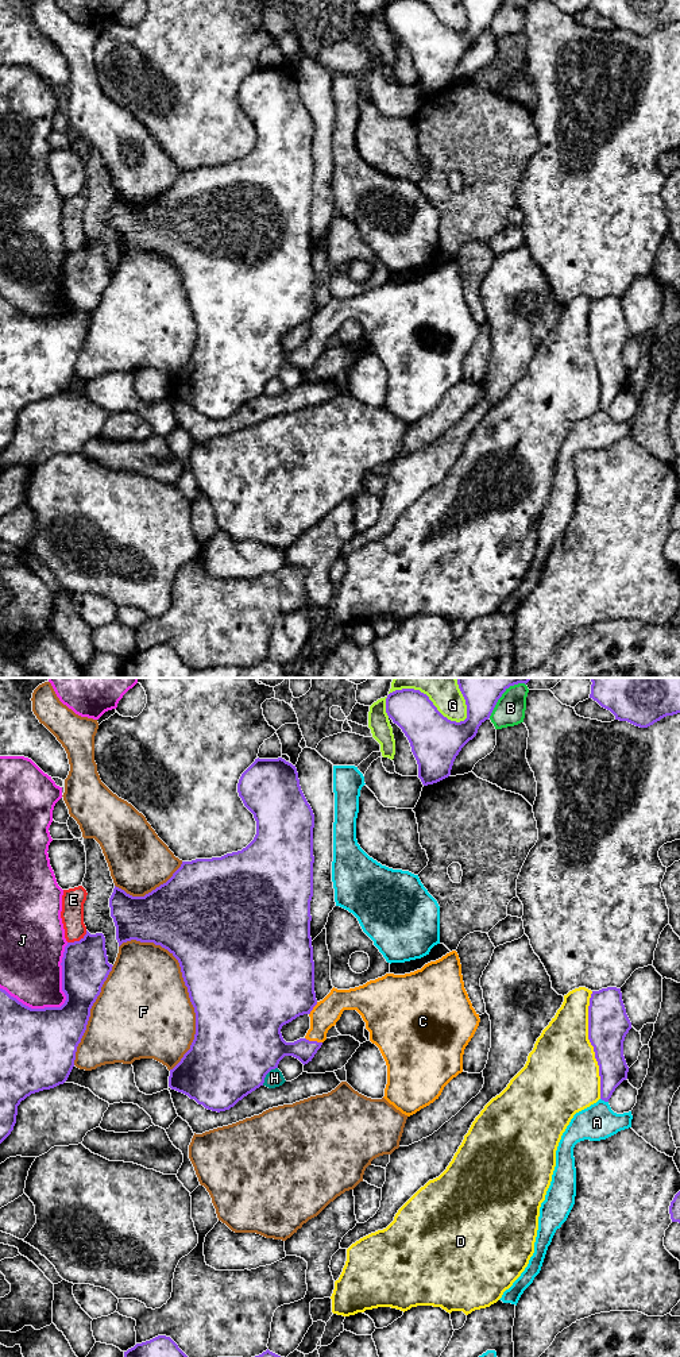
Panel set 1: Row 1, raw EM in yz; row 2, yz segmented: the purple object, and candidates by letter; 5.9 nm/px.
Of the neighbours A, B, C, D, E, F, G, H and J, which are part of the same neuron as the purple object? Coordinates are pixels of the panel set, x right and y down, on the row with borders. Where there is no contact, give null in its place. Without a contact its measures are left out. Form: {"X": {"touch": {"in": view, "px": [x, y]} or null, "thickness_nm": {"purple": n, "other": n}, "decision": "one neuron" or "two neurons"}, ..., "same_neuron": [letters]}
{"A": {"touch": {"in": "yz", "px": [605, 1101]}, "thickness_nm": {"purple": 180, "other": 220}, "decision": "two neurons"}, "B": {"touch": {"in": "yz", "px": [502, 693]}, "thickness_nm": {"purple": 300, "other": 180}, "decision": "two neurons"}, "C": {"touch": {"in": "yz", "px": [313, 1041]}, "thickness_nm": {"purple": 170, "other": 160}, "decision": "one neuron"}, "D": {"touch": {"in": "yz", "px": [591, 1044]}, "thickness_nm": {"purple": 240, "other": 440}, "decision": "two neurons"}, "E": {"touch": {"in": "yz", "px": [77, 941]}, "thickness_nm": {"purple": 280, "other": 140}, "decision": "two neurons"}, "F": {"touch": {"in": "yz", "px": [188, 991]}, "thickness_nm": {"purple": 500, "other": 500}, "decision": "two neurons"}, "G": {"touch": {"in": "yz", "px": [428, 698]}, "thickness_nm": {"purple": 280, "other": 240}, "decision": "two neurons"}, "H": {"touch": {"in": "yz", "px": [266, 1074]}, "thickness_nm": {"purple": 500, "other": 100}, "decision": "two neurons"}, "J": {"touch": {"in": "yz", "px": [62, 1005]}, "thickness_nm": {"purple": 400, "other": 340}, "decision": "two neurons"}, "same_neuron": ["C"]}

